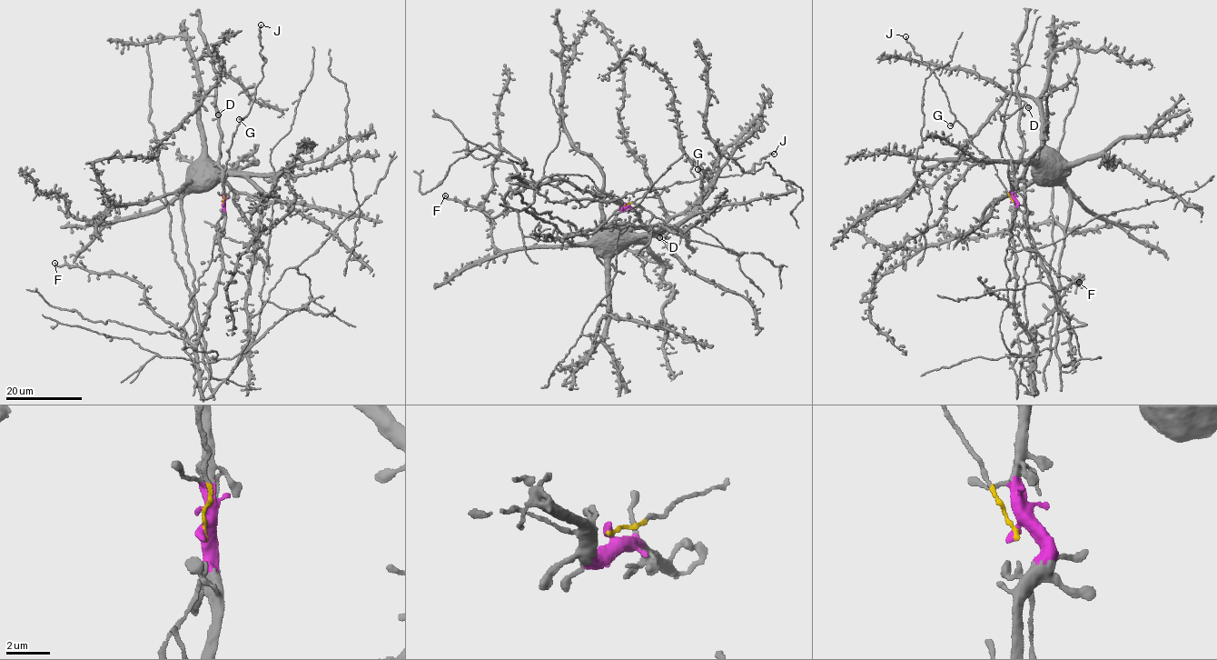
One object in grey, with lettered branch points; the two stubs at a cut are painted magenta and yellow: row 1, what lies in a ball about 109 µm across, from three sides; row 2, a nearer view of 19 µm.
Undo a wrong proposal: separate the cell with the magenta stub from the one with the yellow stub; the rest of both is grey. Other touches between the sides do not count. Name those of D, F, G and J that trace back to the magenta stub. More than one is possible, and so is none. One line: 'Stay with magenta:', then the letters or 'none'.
Stay with magenta: D, F

